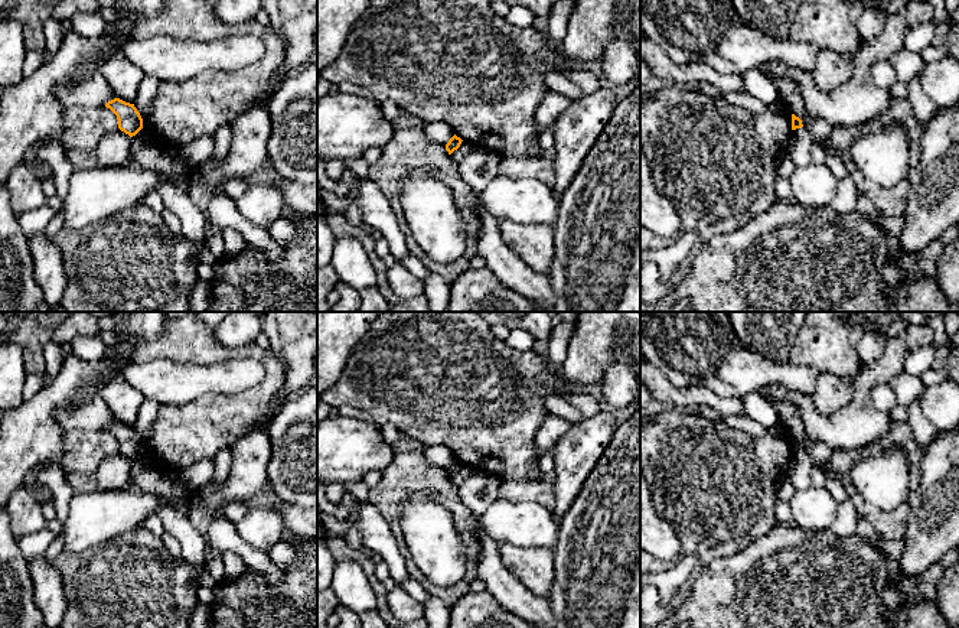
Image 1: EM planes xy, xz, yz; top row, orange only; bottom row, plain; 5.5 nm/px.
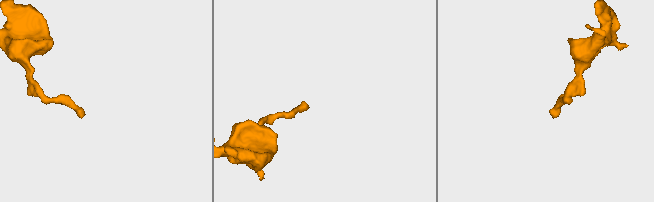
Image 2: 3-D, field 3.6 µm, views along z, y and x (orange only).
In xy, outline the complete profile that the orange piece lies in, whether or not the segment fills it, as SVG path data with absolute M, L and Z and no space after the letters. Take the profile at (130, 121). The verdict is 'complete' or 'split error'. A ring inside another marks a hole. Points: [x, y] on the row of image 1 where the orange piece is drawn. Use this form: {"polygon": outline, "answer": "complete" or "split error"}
{"polygon": "M114 98L108 101L105 107L117 115L118 128L130 137L136 136L143 128L143 118L134 104Z", "answer": "complete"}

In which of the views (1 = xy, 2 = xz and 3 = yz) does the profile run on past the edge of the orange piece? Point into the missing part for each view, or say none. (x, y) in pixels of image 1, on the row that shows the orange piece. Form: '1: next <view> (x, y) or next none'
1: next none
2: next none
3: next none

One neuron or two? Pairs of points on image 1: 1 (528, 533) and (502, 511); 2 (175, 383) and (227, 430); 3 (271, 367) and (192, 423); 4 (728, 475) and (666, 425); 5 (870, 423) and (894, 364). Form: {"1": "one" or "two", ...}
{"1": "one", "2": "two", "3": "one", "4": "one", "5": "one"}

